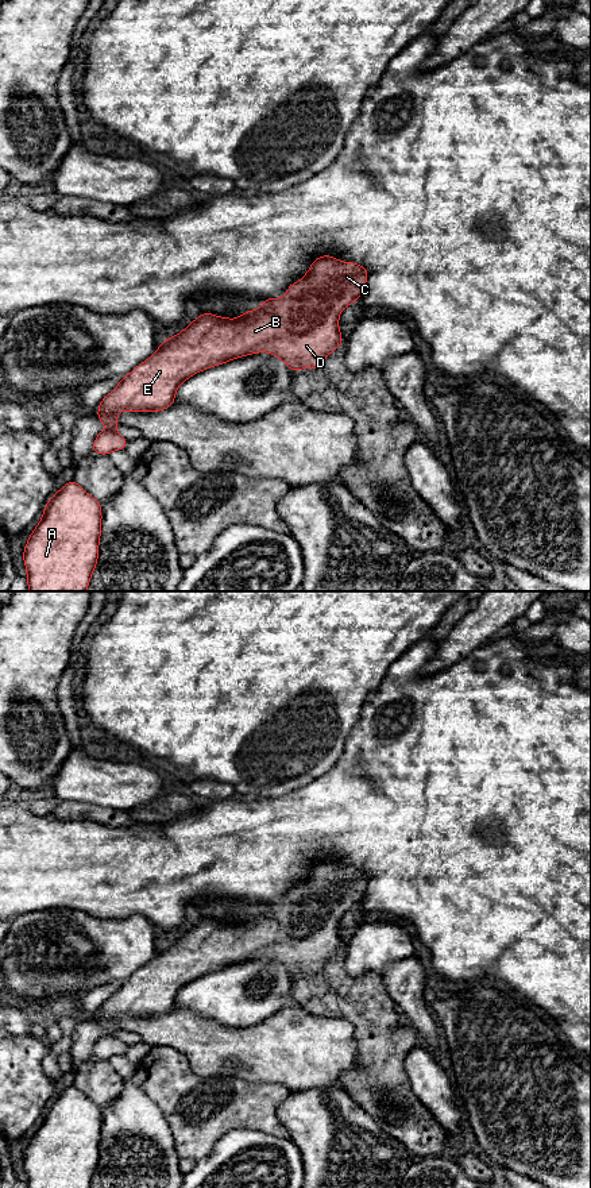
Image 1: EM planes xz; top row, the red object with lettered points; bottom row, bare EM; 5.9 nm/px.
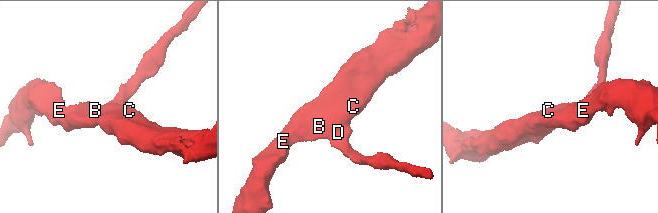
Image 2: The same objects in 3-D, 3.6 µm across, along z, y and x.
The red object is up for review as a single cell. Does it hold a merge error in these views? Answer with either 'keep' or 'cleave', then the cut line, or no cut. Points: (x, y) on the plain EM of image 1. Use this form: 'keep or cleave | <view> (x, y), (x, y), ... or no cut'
keep | no cut

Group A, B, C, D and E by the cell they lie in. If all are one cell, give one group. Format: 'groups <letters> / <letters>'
groups A B C D E

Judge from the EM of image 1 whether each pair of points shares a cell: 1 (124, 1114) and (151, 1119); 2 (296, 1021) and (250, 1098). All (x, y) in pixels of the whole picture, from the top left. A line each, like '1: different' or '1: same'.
1: same
2: different

